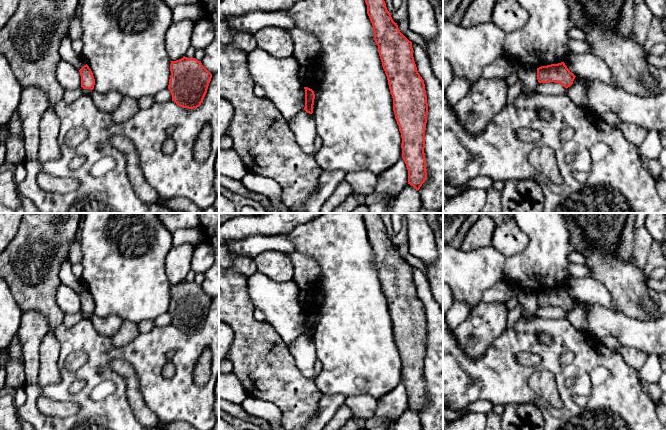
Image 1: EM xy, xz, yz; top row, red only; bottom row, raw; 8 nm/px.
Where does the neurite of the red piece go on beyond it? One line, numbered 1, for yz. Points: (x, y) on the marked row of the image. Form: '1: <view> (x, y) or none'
1: none

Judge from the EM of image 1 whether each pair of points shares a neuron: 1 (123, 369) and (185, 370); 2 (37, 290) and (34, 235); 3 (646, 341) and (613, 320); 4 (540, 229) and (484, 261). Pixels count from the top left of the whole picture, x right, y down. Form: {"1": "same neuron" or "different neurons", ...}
{"1": "different neurons", "2": "same neuron", "3": "same neuron", "4": "same neuron"}

